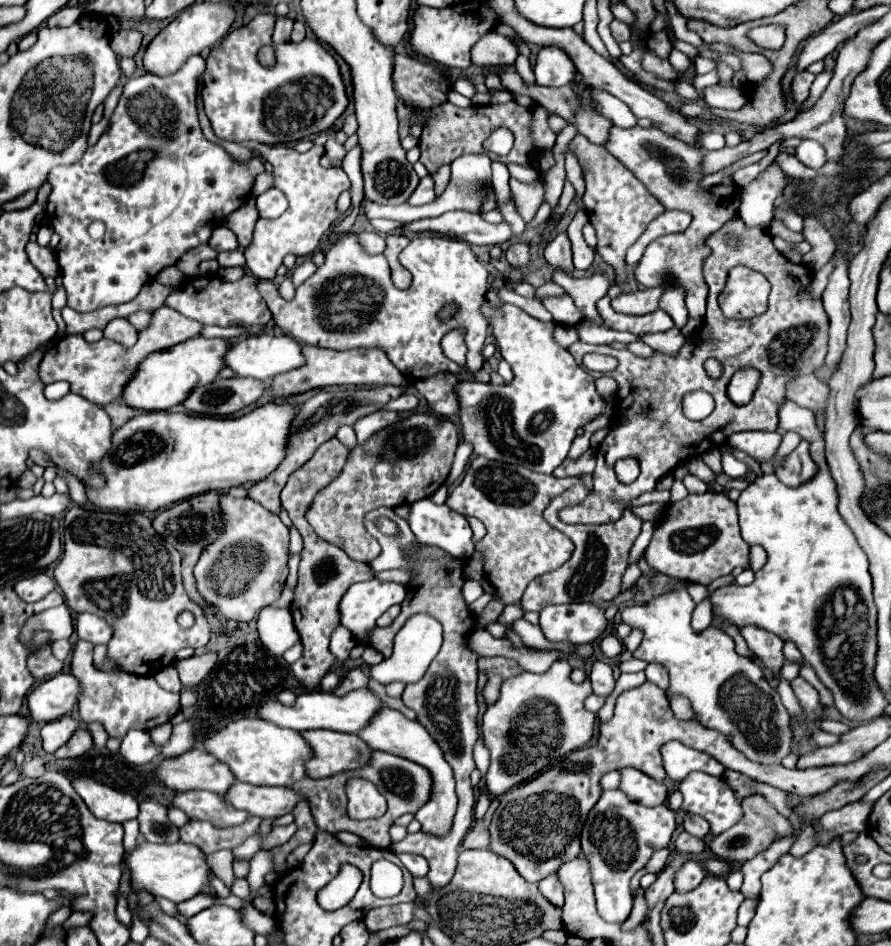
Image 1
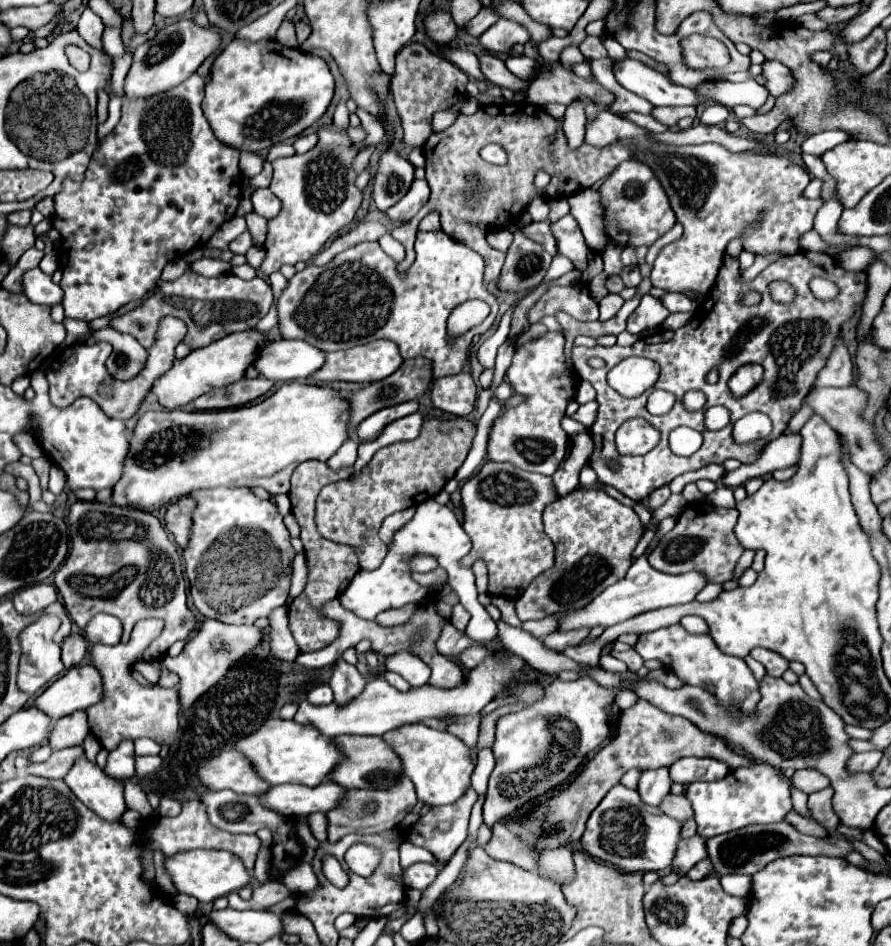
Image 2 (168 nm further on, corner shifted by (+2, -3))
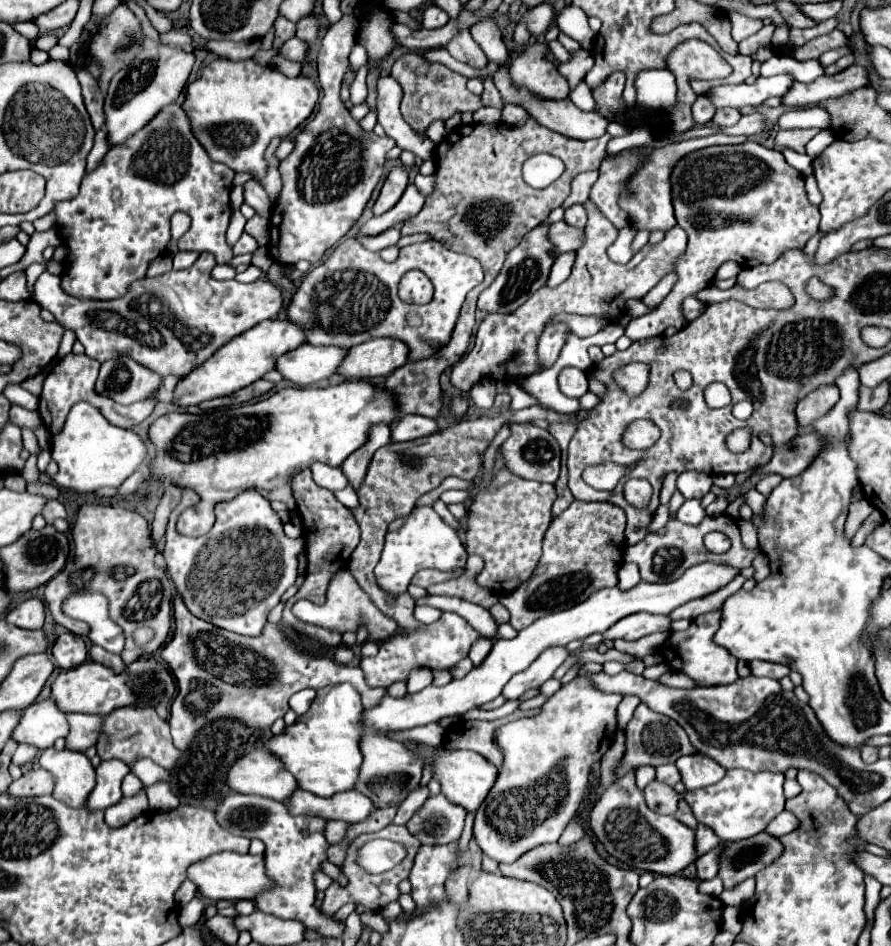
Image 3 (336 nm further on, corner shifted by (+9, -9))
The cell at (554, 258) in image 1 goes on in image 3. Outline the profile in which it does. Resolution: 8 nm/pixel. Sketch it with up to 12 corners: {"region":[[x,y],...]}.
{"region":[[583,205],[565,211],[565,223],[583,229],[587,223]]}

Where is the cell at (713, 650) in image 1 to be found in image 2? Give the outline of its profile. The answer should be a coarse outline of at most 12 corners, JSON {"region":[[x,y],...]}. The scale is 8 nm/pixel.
{"region":[[682,625],[640,635],[632,647],[686,685],[754,711],[758,681],[744,659]]}

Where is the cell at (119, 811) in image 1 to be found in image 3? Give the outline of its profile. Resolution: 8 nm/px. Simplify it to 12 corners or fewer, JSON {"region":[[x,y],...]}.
{"region":[[43,751],[39,763],[55,775],[55,799],[83,807],[95,769],[83,753]]}

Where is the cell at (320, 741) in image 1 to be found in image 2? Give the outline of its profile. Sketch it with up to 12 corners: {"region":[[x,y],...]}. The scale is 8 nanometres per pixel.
{"region":[[342,735],[348,759],[328,779],[390,789],[402,761],[382,737]]}

